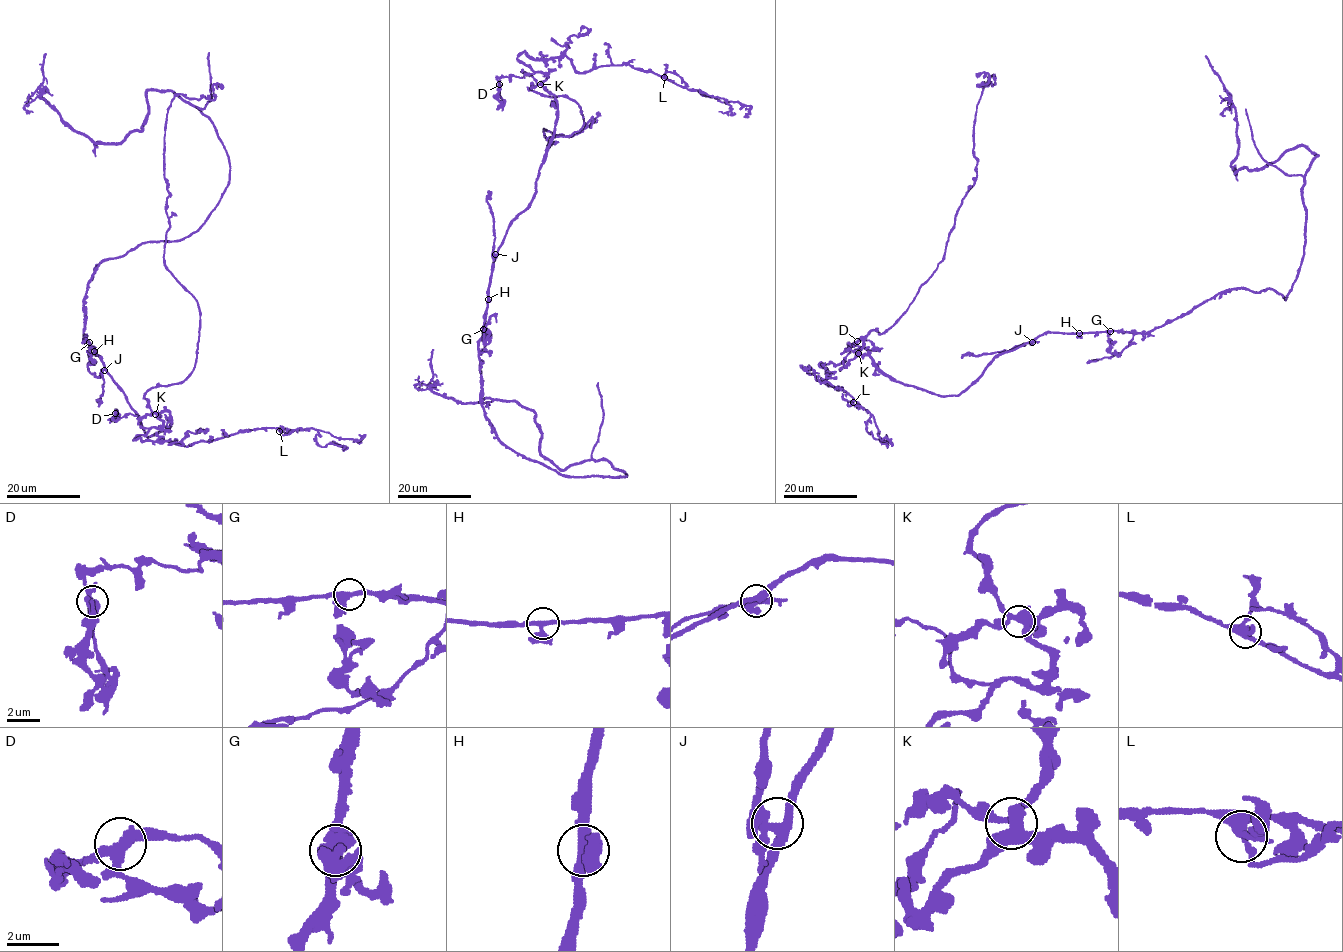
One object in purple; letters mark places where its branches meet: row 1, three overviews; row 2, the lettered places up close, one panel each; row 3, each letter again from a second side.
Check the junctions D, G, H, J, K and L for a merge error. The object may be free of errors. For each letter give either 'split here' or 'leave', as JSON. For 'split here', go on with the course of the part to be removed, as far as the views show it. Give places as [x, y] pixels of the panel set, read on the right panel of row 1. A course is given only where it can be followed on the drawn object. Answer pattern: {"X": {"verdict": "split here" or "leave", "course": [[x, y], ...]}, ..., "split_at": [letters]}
{"D": {"verdict": "leave"}, "G": {"verdict": "leave"}, "H": {"verdict": "leave"}, "J": {"verdict": "leave"}, "K": {"verdict": "leave"}, "L": {"verdict": "leave"}, "split_at": []}

